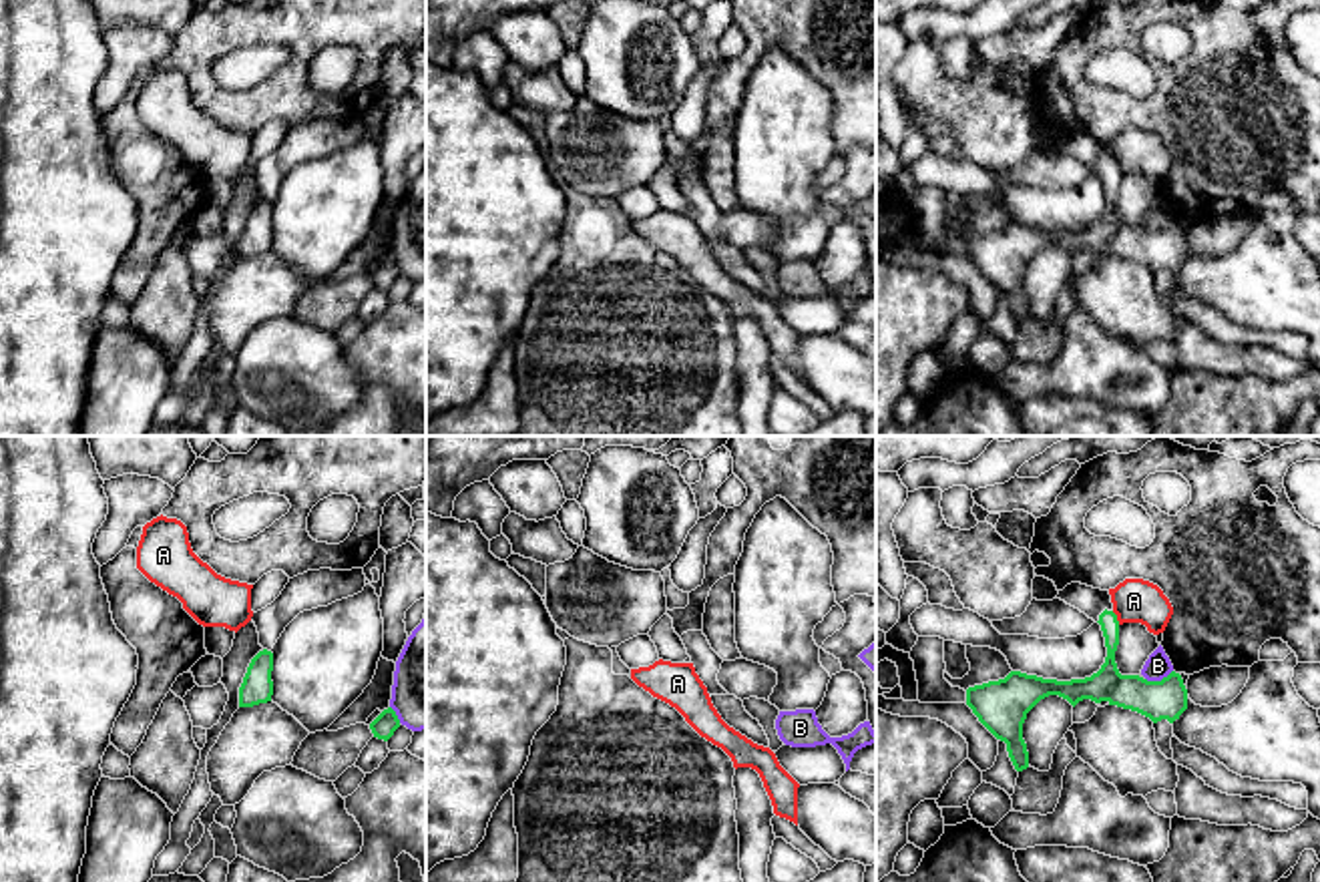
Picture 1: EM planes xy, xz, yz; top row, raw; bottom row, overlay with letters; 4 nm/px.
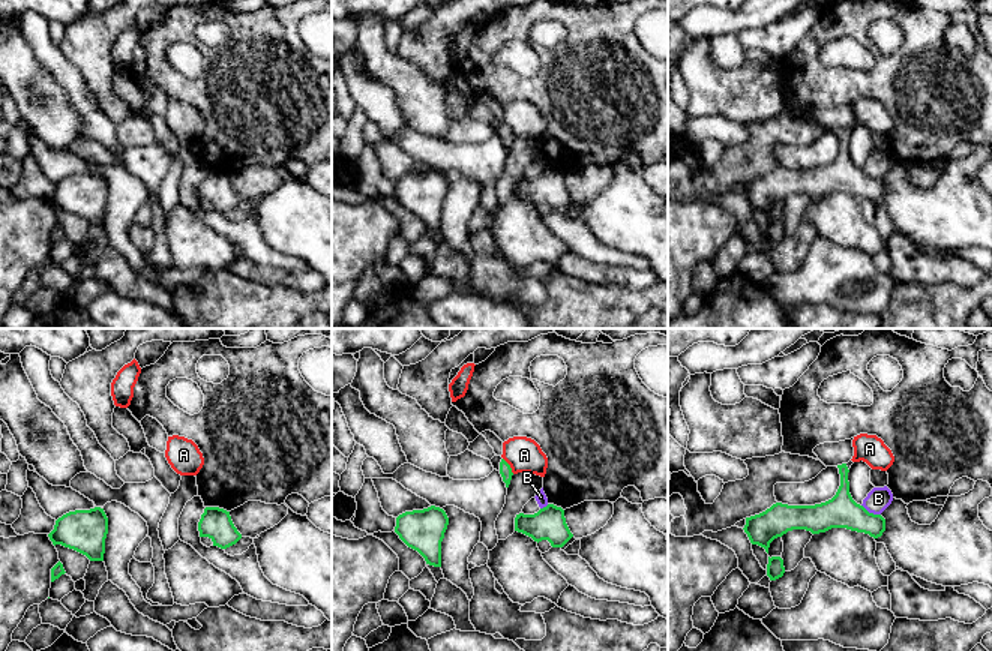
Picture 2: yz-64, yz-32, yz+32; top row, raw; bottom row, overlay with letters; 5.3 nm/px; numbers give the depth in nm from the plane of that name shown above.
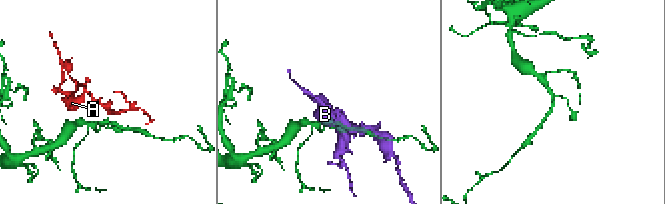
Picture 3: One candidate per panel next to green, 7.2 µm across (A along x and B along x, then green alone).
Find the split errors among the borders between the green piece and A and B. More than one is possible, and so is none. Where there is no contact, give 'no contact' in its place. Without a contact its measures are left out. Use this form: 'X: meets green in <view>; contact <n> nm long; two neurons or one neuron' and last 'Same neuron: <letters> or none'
A: meets green in yz; contact 70 nm long; two neurons
B: meets green in yz; contact 120 nm long; two neurons
Same neuron: none

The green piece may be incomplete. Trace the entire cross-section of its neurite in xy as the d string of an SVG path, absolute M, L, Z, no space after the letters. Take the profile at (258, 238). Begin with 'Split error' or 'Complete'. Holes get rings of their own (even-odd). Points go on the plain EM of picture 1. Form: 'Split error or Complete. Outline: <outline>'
Complete. Outline: M263 199L259 201L243 227L243 233L239 237L239 257L253 257L259 253L271 251L273 245L273 203Z

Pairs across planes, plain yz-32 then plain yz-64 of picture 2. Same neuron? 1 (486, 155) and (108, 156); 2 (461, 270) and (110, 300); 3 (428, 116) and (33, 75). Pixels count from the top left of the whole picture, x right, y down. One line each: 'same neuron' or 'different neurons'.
1: same neuron
2: different neurons
3: different neurons

